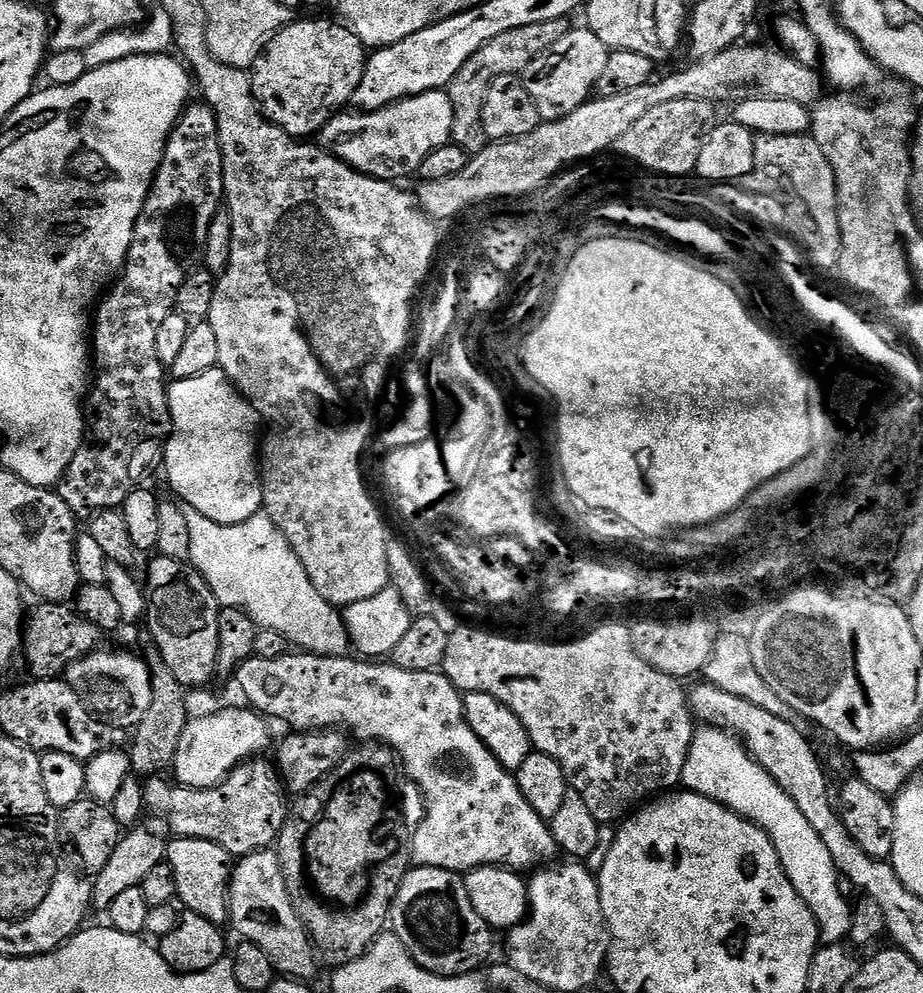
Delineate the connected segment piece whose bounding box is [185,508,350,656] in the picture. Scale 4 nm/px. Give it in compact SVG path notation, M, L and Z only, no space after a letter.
M198 510L185 511L190 530L190 560L204 575L221 608L242 610L260 628L269 628L288 639L289 645L317 656L342 656L349 651L344 617L314 590L298 554L282 530L261 510L246 522L219 524Z

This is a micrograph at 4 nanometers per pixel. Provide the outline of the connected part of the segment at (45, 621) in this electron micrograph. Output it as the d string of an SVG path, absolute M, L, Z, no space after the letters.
M47 602L37 603L37 608L27 613L26 616L26 637L28 641L23 641L22 656L28 659L28 672L32 680L55 680L63 677L67 673L68 668L79 660L81 656L88 656L92 652L97 651L96 644L102 639L102 633L98 626L94 626L94 622L90 622L85 616L80 615L75 607L63 604L49 604Z

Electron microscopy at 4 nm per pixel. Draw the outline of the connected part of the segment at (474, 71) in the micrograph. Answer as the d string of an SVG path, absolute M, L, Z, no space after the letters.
M567 19L551 20L534 22L534 26L518 26L518 30L506 30L506 34L498 34L494 42L486 42L486 46L482 46L482 50L478 50L478 54L474 54L474 58L470 58L470 62L466 62L466 66L462 66L458 74L454 74L446 89L450 102L454 105L451 143L458 145L469 154L475 154L488 147L490 141L484 134L484 127L480 124L484 95L488 93L488 87L503 76L523 74L526 66L534 62L534 58L546 54L546 50L550 50L554 42L566 38L566 34L570 31L568 23Z

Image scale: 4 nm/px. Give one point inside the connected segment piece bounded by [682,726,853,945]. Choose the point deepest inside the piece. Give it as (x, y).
(719, 767)

